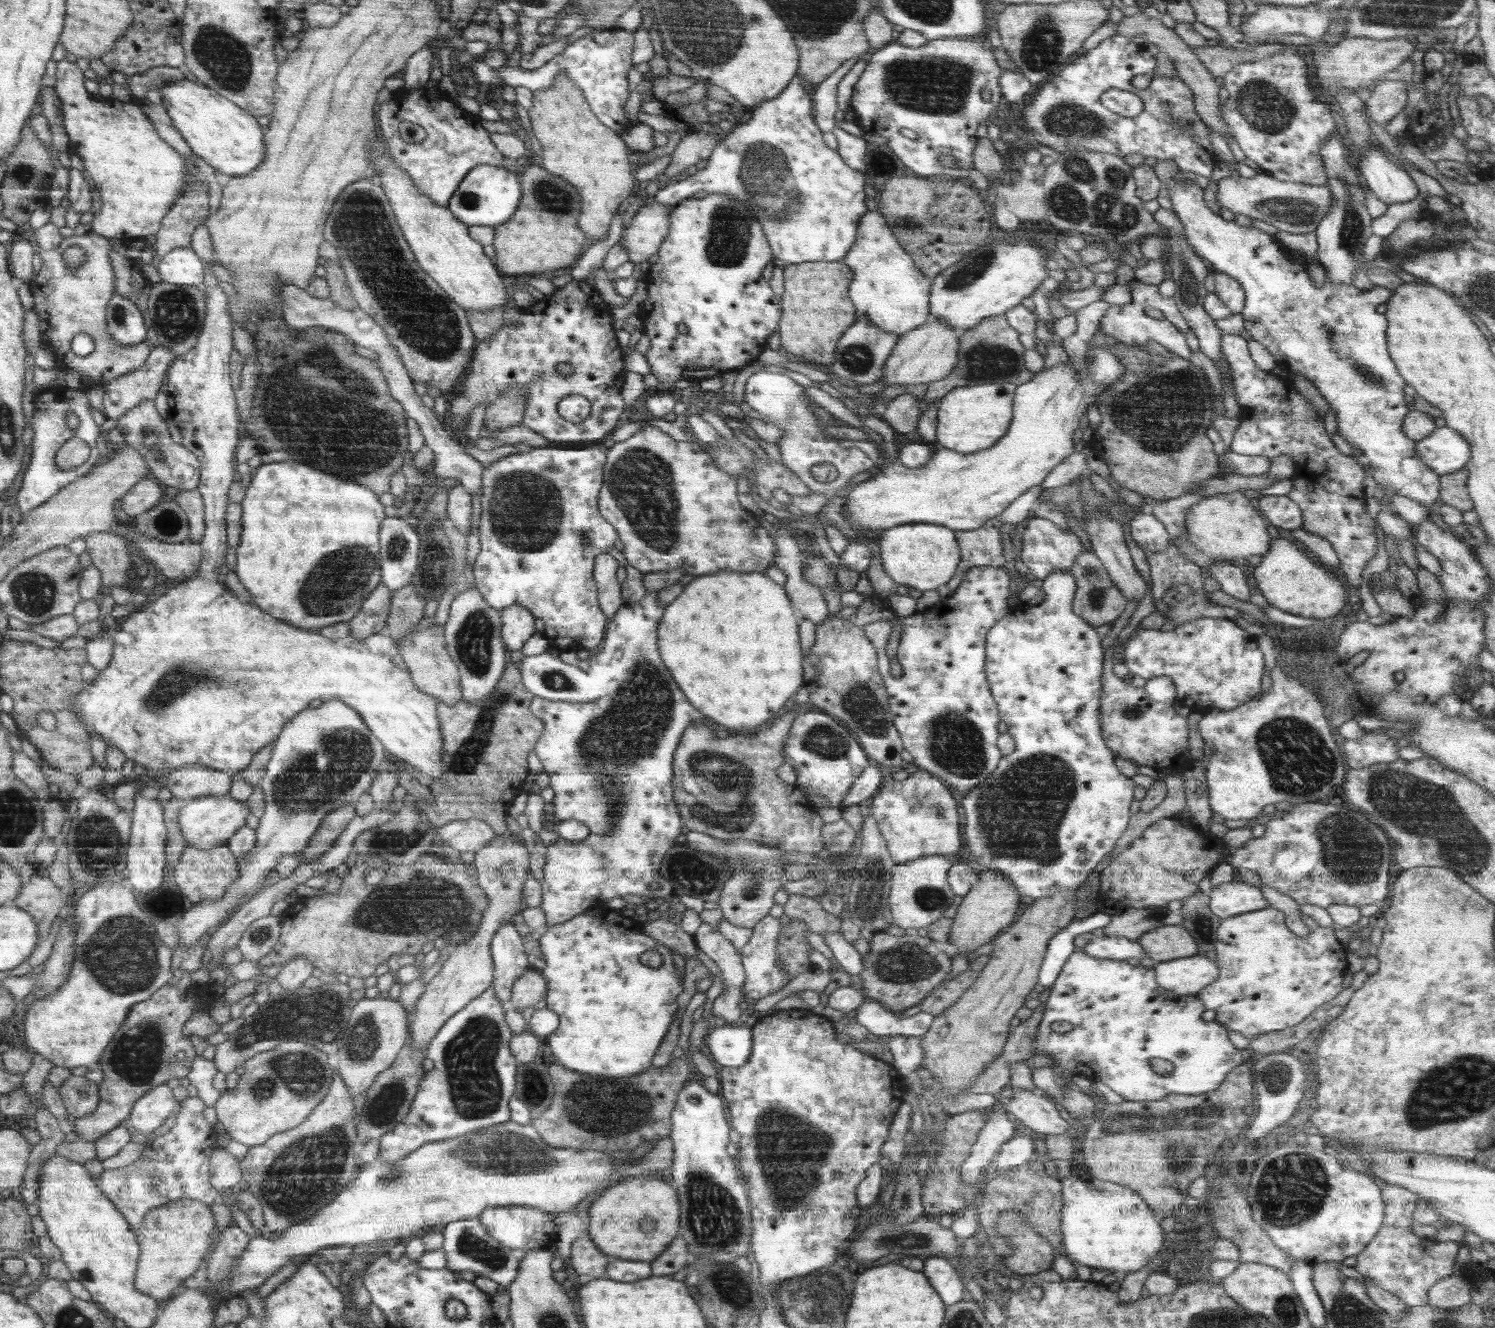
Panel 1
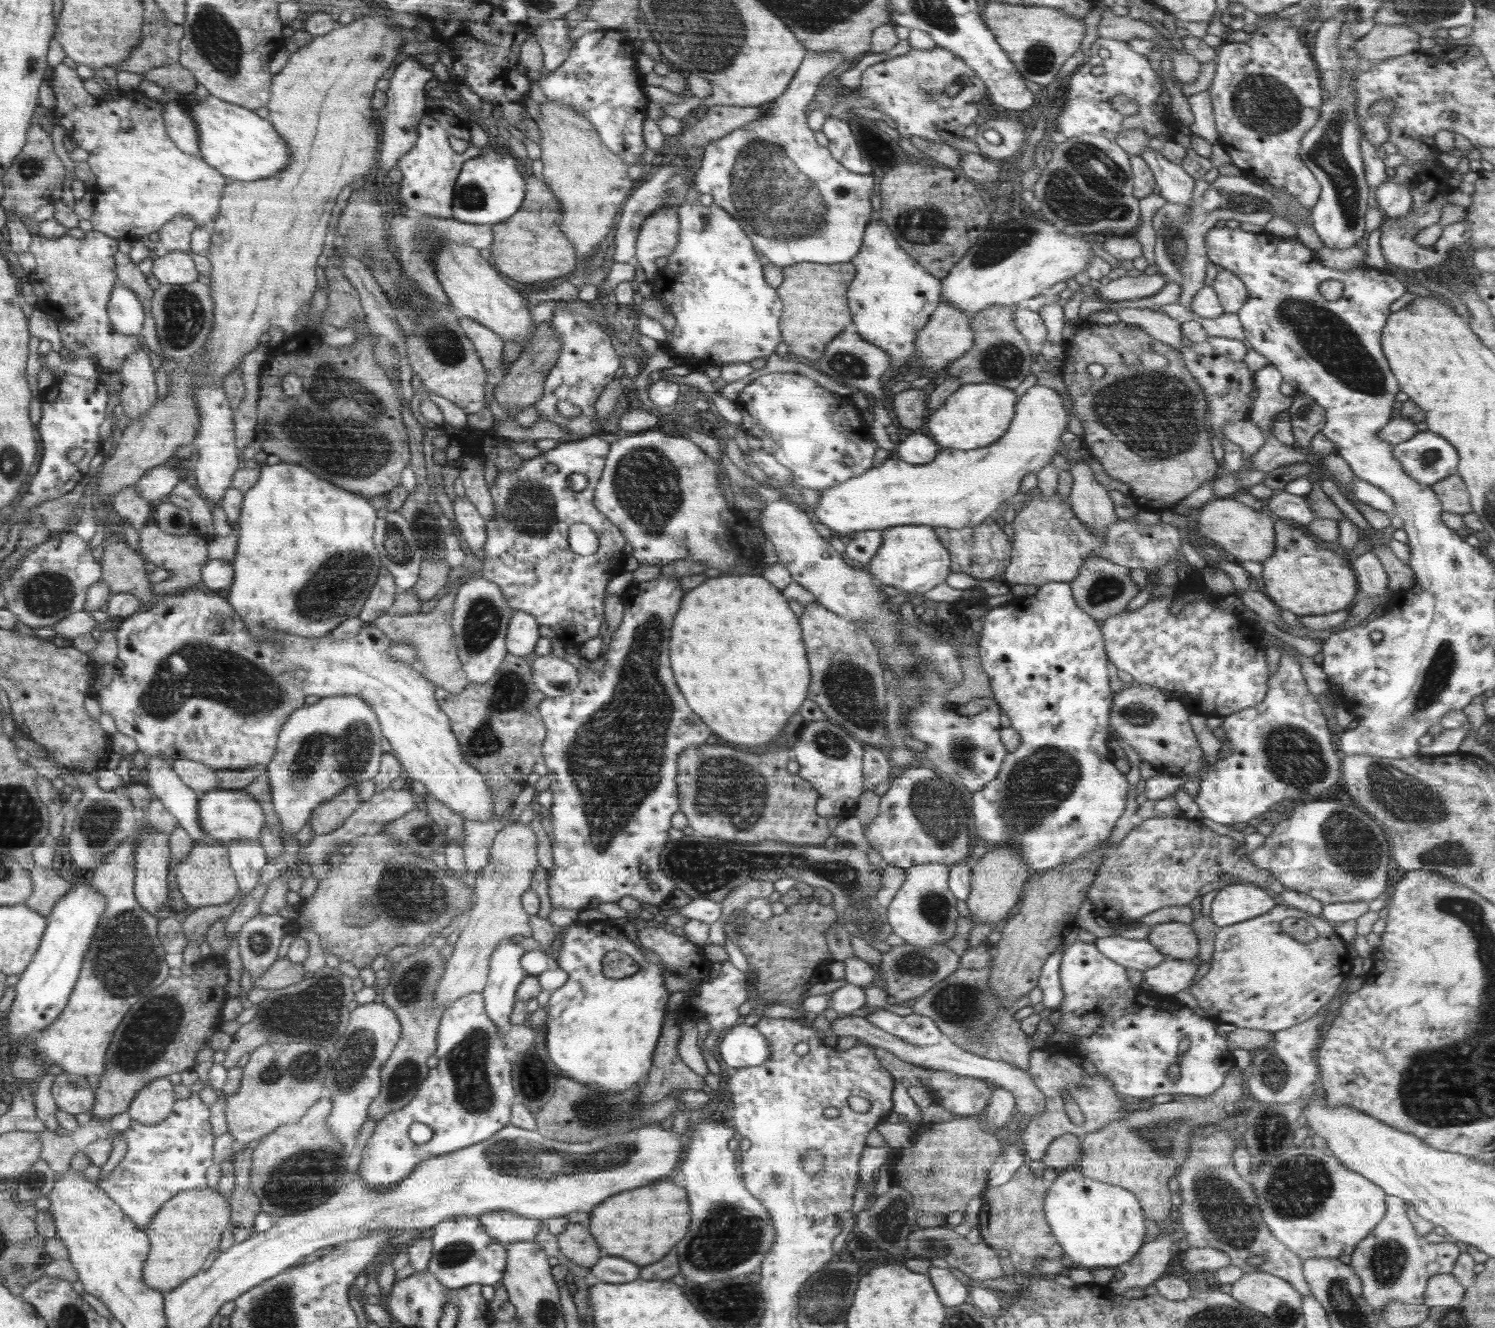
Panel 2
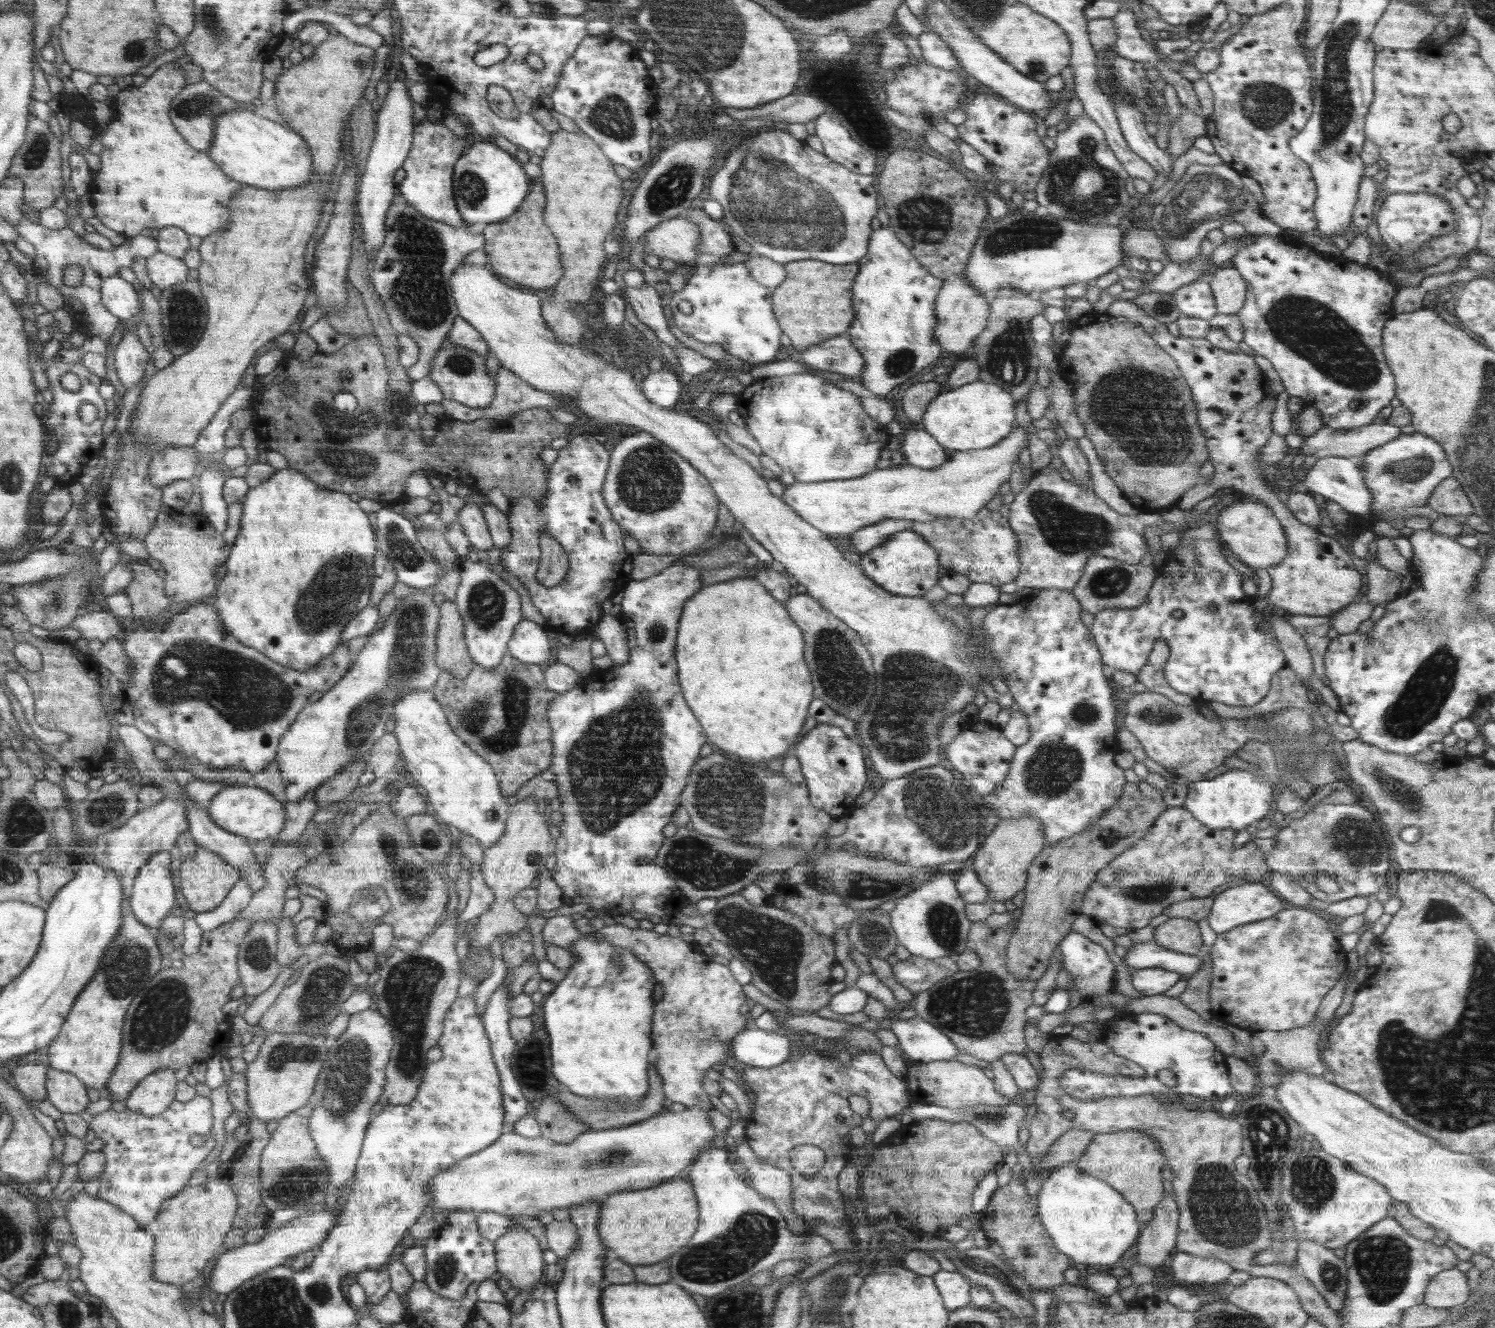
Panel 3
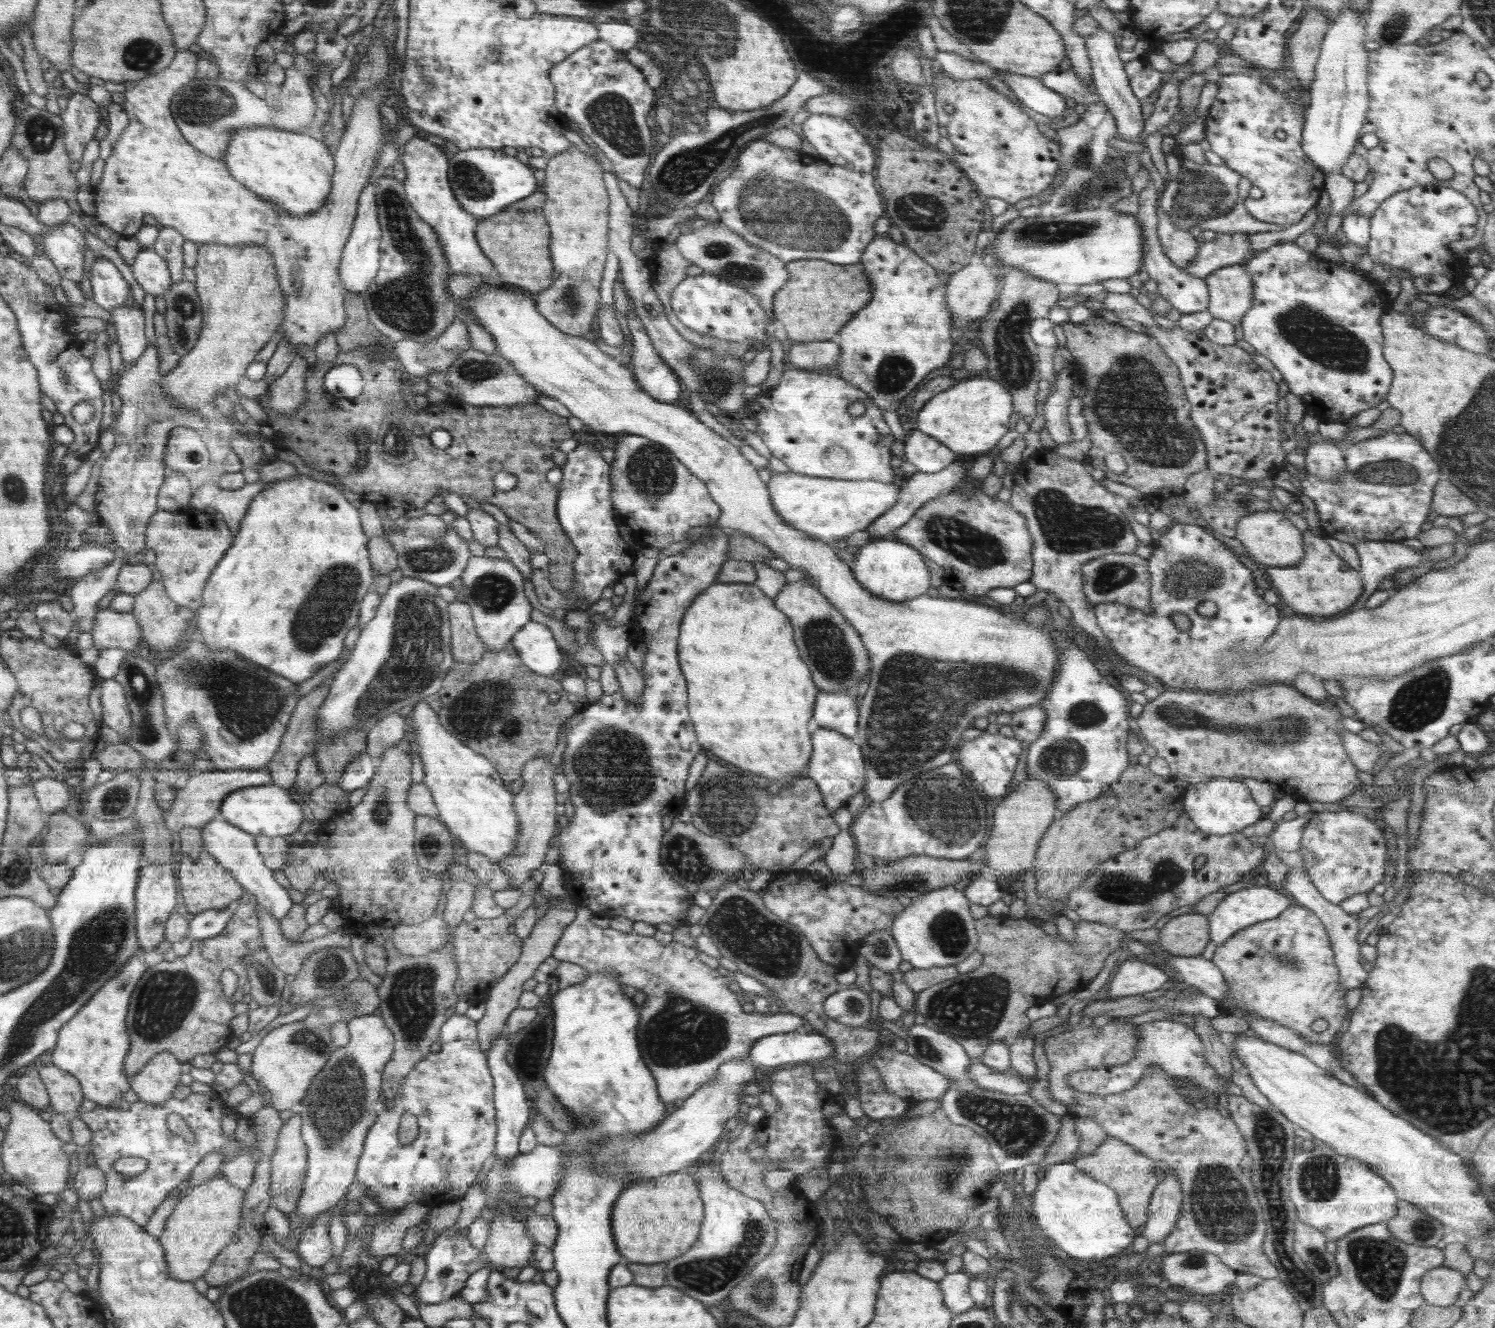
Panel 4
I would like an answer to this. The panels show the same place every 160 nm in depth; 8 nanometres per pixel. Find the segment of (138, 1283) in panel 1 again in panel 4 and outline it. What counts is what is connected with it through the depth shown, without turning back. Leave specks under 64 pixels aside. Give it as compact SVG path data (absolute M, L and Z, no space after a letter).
M219 1175L186 1191L186 1196L178 1202L166 1220L164 1234L160 1239L169 1262L171 1278L190 1282L207 1274L214 1258L228 1246L240 1226L244 1196L246 1189L230 1184Z

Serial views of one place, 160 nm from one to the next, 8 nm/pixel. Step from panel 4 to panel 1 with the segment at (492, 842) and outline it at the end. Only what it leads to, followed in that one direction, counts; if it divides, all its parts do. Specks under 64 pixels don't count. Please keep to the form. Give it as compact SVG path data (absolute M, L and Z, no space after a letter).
M215 260L211 263L205 263L205 281L201 287L203 287L206 293L206 320L204 320L204 324L198 335L197 343L187 353L181 354L173 360L173 363L167 371L163 387L168 395L169 417L172 418L174 426L180 430L180 434L182 435L181 445L196 455L201 466L199 483L196 489L200 492L205 506L205 531L199 542L202 547L202 556L198 575L193 579L189 578L178 583L170 584L170 590L166 594L160 596L155 601L147 601L143 606L121 620L113 636L113 653L108 666L104 670L101 670L90 684L88 683L86 686L83 686L82 690L79 690L73 696L71 710L82 719L82 723L88 729L94 734L100 735L106 745L116 746L118 750L122 751L126 759L134 761L135 764L140 764L140 766L145 767L149 771L166 775L178 769L178 767L200 765L212 769L219 769L232 776L237 774L239 770L246 769L256 756L258 750L265 749L266 746L274 744L276 738L281 734L281 731L285 729L285 726L296 715L306 710L312 700L328 702L329 700L338 699L350 708L358 711L358 714L365 720L366 727L370 728L374 737L379 742L382 742L386 750L390 750L392 756L401 762L408 763L414 769L423 773L425 779L431 779L432 781L438 780L442 776L442 752L444 752L444 741L442 741L442 731L440 731L440 721L438 721L437 714L438 700L417 689L417 685L412 679L412 672L405 665L404 656L401 654L396 640L391 635L386 635L379 631L364 640L354 638L350 635L335 641L330 640L328 637L322 636L317 630L302 629L274 618L273 615L268 614L261 607L241 600L223 583L225 556L228 547L227 524L225 522L228 506L228 496L226 494L228 494L228 488L230 488L230 484L234 480L234 474L236 474L236 470L234 470L236 468L234 466L234 452L236 452L236 444L238 444L238 412L236 412L234 390L230 388L230 374L232 373L230 366L234 348L233 326L230 322L230 315L228 314L229 299L227 299L226 294L220 286L218 286L218 278L210 272L210 267L214 264L217 264Z

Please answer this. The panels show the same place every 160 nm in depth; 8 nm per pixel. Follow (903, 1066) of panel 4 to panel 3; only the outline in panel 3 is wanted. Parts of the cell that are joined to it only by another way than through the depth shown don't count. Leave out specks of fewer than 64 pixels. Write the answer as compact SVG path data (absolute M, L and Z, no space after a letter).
M955 1059L908 1064L904 1081L911 1098L922 1106L938 1106L960 1110L965 1106L977 1106L977 1104L1004 1106L1012 1101L995 1091L994 1081L986 1076L983 1067L968 1066Z

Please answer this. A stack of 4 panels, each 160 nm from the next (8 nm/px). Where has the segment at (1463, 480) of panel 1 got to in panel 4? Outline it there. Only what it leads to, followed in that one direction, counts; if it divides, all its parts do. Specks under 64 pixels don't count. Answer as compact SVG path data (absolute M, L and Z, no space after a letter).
M1439 480L1433 491L1431 508L1435 516L1458 517L1478 511L1476 504L1450 481Z

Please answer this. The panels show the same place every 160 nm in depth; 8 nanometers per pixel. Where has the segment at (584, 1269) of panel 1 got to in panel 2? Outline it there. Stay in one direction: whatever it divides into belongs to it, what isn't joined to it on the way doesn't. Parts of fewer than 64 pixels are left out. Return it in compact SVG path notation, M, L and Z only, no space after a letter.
M578 1223L569 1224L562 1234L556 1235L556 1239L561 1253L580 1267L590 1269L600 1260L598 1246L596 1246L594 1238Z

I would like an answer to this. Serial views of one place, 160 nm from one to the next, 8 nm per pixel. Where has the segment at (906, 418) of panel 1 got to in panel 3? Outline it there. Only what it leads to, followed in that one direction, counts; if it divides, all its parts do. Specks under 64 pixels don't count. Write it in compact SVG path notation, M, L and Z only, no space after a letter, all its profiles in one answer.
M934 381L912 385L903 394L902 410L912 422L919 423L930 402L944 390L944 385L937 384Z

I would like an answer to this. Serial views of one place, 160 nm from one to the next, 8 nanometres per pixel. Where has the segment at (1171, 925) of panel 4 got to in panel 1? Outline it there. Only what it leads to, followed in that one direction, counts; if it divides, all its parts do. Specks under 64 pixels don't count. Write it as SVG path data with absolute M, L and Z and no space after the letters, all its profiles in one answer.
M1181 924L1161 926L1142 934L1137 941L1145 950L1145 954L1159 963L1199 954L1193 936L1184 930Z

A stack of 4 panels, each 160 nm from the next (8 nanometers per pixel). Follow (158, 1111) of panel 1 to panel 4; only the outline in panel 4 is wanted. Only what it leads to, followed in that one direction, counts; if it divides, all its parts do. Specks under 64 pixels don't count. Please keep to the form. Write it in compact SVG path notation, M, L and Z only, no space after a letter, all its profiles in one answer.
M161 1052L130 1079L131 1090L134 1090L140 1102L164 1104L178 1086L182 1076L180 1061L169 1052Z

